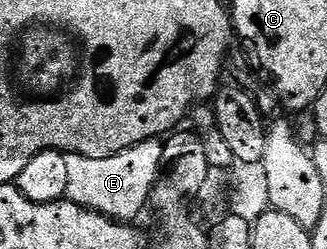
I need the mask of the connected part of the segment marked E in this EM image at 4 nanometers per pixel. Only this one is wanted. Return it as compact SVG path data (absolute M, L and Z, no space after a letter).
M148 138L146 142L135 144L115 156L95 160L78 154L67 154L67 192L70 202L105 214L118 222L132 223L137 210L146 209L149 194L159 172L159 160L163 157L161 138Z

